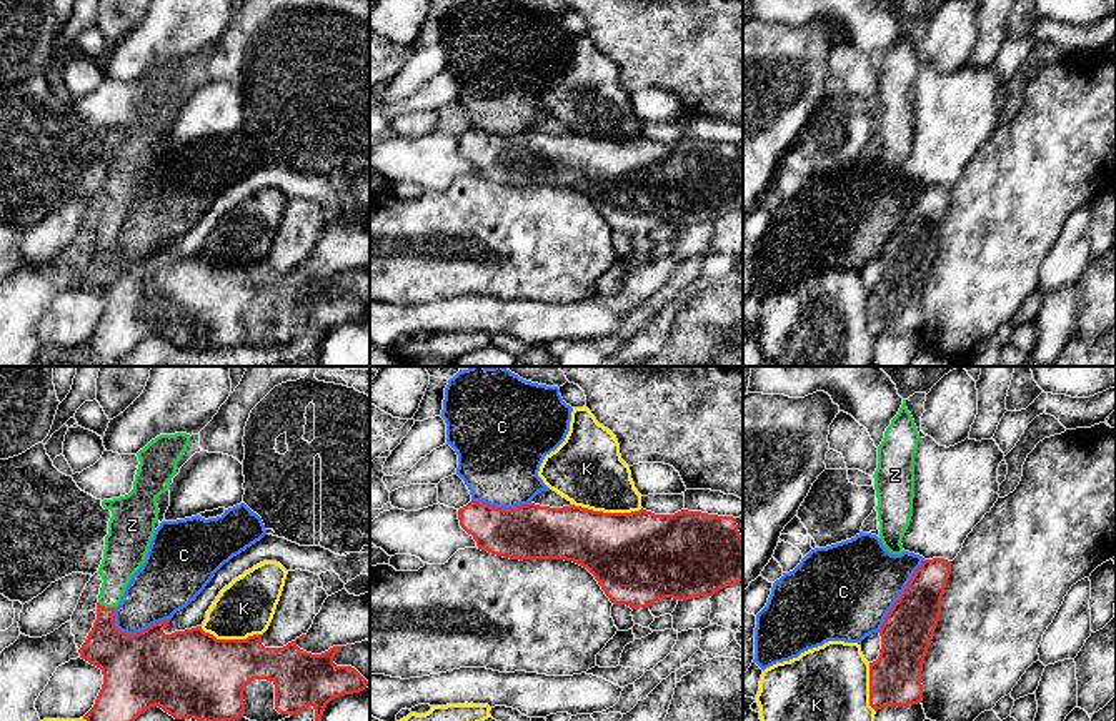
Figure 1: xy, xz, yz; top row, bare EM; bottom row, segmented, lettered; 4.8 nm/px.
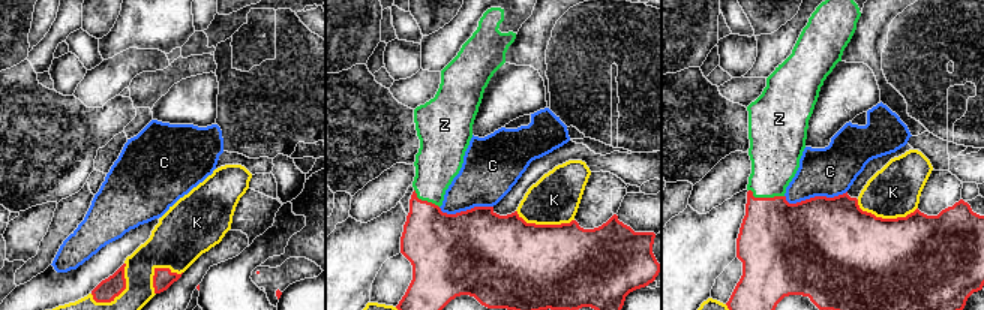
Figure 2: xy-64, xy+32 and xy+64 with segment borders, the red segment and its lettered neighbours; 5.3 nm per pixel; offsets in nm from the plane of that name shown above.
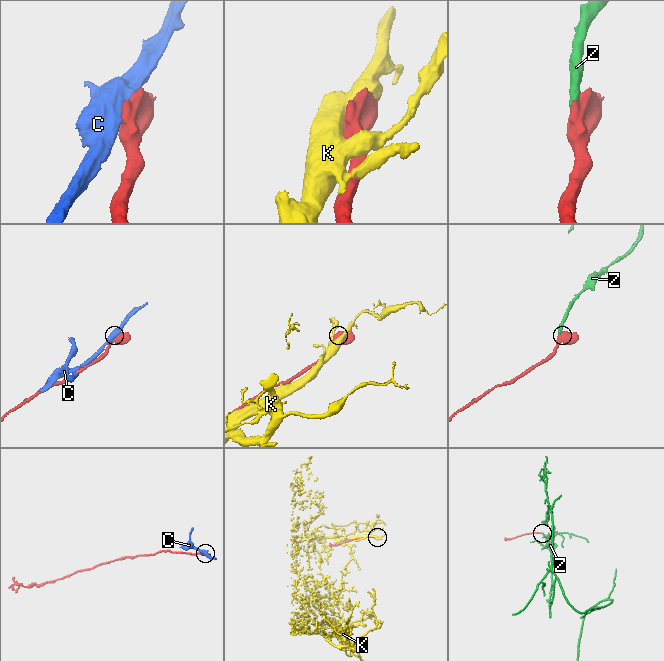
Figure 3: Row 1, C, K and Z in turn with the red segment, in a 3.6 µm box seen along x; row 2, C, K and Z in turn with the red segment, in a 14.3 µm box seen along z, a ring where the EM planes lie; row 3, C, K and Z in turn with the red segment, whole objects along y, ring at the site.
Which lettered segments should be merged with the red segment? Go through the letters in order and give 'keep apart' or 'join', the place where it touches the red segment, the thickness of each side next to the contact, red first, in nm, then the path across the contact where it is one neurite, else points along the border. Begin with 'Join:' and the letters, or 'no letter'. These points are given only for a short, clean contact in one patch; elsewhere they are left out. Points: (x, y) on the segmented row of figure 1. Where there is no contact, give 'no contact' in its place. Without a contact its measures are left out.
Join: Z
C: keep apart; contact yz (900, 596); calibres 240 and 440 nm
K: keep apart; contact xz (607, 513); calibres 440 and 340 nm
Z: join; contact xy (107, 608); calibres 240 and 180 nm; way xy (120, 656), (107, 643), (107, 608), (115, 570), (122, 560)

